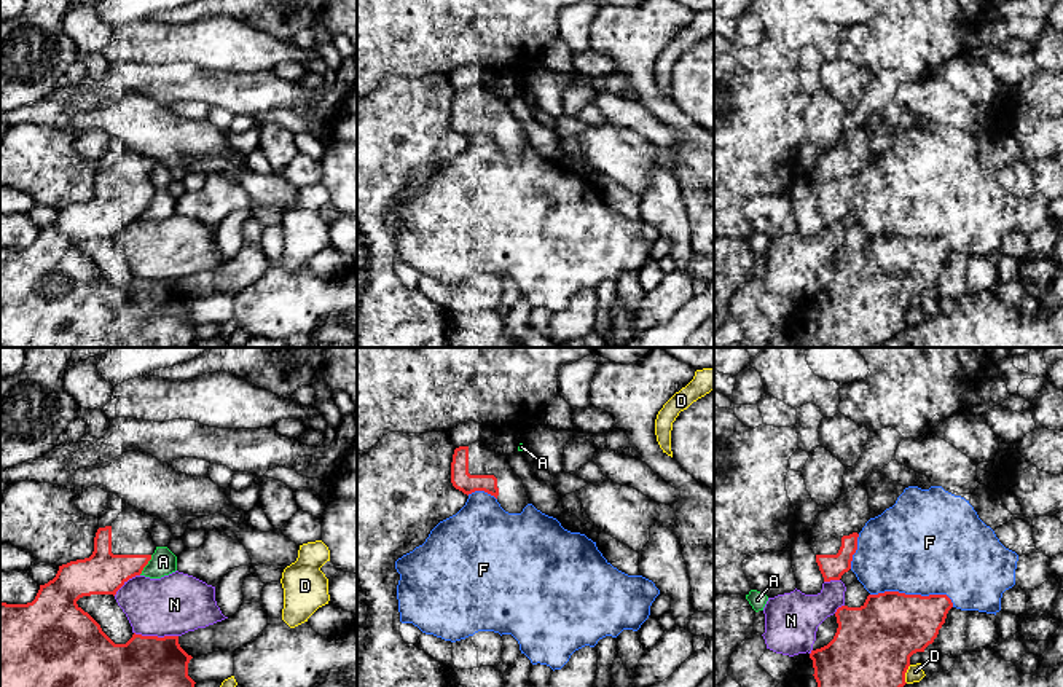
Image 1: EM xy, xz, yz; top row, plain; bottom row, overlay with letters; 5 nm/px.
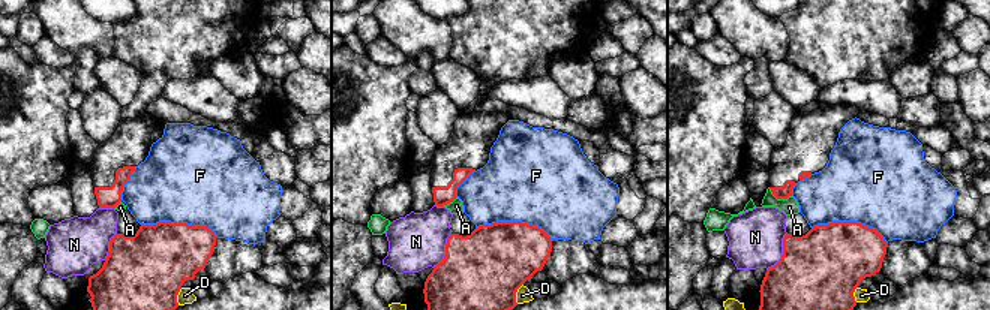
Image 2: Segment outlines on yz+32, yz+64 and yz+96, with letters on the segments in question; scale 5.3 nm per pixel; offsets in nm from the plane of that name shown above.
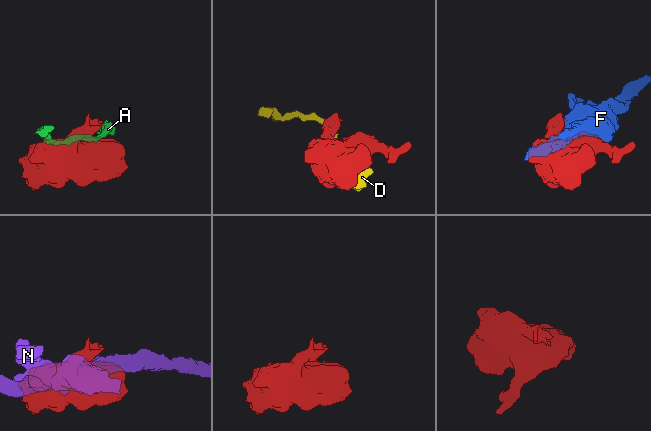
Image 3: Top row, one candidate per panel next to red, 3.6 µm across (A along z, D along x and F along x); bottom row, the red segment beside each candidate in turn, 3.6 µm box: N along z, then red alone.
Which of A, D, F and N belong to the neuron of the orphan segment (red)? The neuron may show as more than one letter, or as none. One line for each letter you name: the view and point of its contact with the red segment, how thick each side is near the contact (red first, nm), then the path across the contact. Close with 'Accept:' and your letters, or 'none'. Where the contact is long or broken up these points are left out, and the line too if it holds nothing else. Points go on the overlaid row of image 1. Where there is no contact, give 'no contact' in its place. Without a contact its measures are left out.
Accept: none

